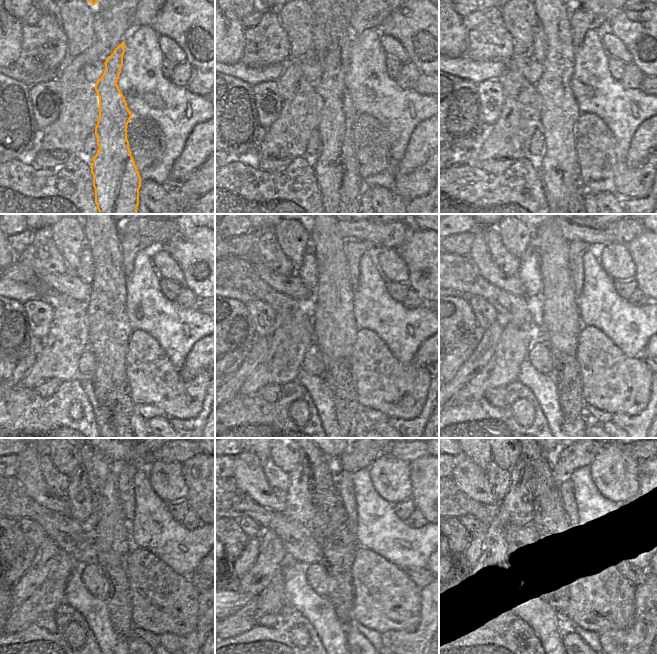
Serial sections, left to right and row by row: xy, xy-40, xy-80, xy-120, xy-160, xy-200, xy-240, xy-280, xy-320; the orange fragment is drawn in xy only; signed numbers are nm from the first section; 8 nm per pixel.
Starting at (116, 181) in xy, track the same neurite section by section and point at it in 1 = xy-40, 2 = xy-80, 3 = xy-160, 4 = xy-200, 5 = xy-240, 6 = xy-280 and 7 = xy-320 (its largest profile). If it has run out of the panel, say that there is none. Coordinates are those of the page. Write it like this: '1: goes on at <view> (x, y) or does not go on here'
1: goes on at xy-40 (337, 170)
2: goes on at xy-80 (559, 170)
3: goes on at xy-160 (334, 329)
4: goes on at xy-200 (559, 321)
5: goes on at xy-240 (107, 524)
6: goes on at xy-280 (329, 524)
7: goes on at xy-320 (549, 521)

